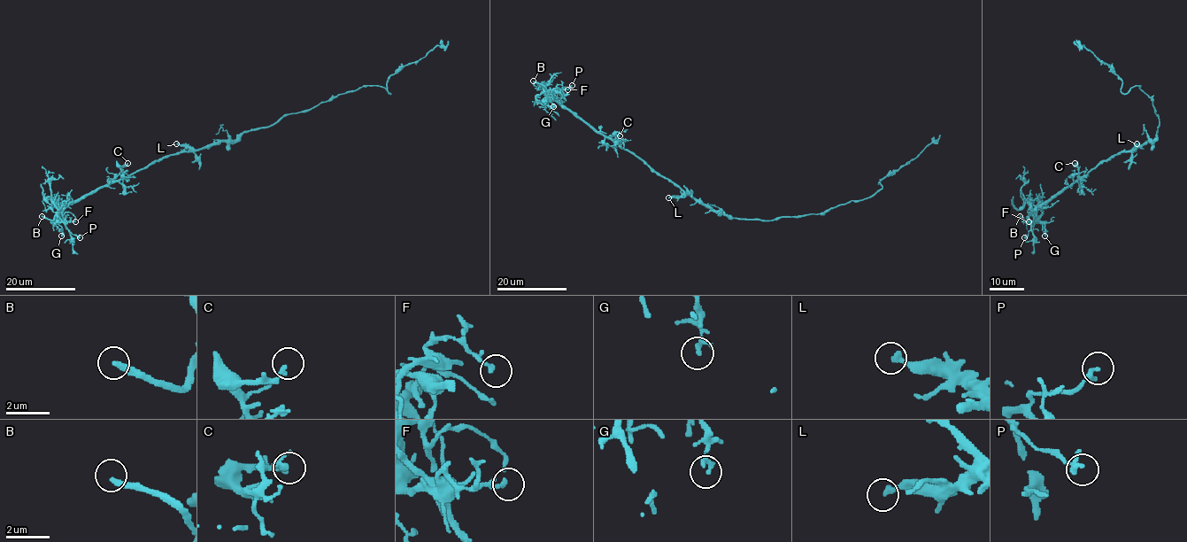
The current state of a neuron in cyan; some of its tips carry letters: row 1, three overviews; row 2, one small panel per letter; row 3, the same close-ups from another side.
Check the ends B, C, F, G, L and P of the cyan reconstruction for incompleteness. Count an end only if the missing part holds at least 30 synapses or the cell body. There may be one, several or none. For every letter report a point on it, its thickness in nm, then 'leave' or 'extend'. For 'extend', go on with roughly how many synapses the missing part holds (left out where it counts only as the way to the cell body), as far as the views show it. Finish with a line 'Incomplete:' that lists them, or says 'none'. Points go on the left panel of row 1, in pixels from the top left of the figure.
B: at (42, 216); 280 nm thick; extend
C: at (127, 163); 180 nm thick; leave
F: at (75, 221); 110 nm thick; leave
G: at (61, 236); 240 nm thick; leave
L: at (176, 143); 280 nm thick; leave
P: at (80, 237); 280 nm thick; leave
Incomplete: B

